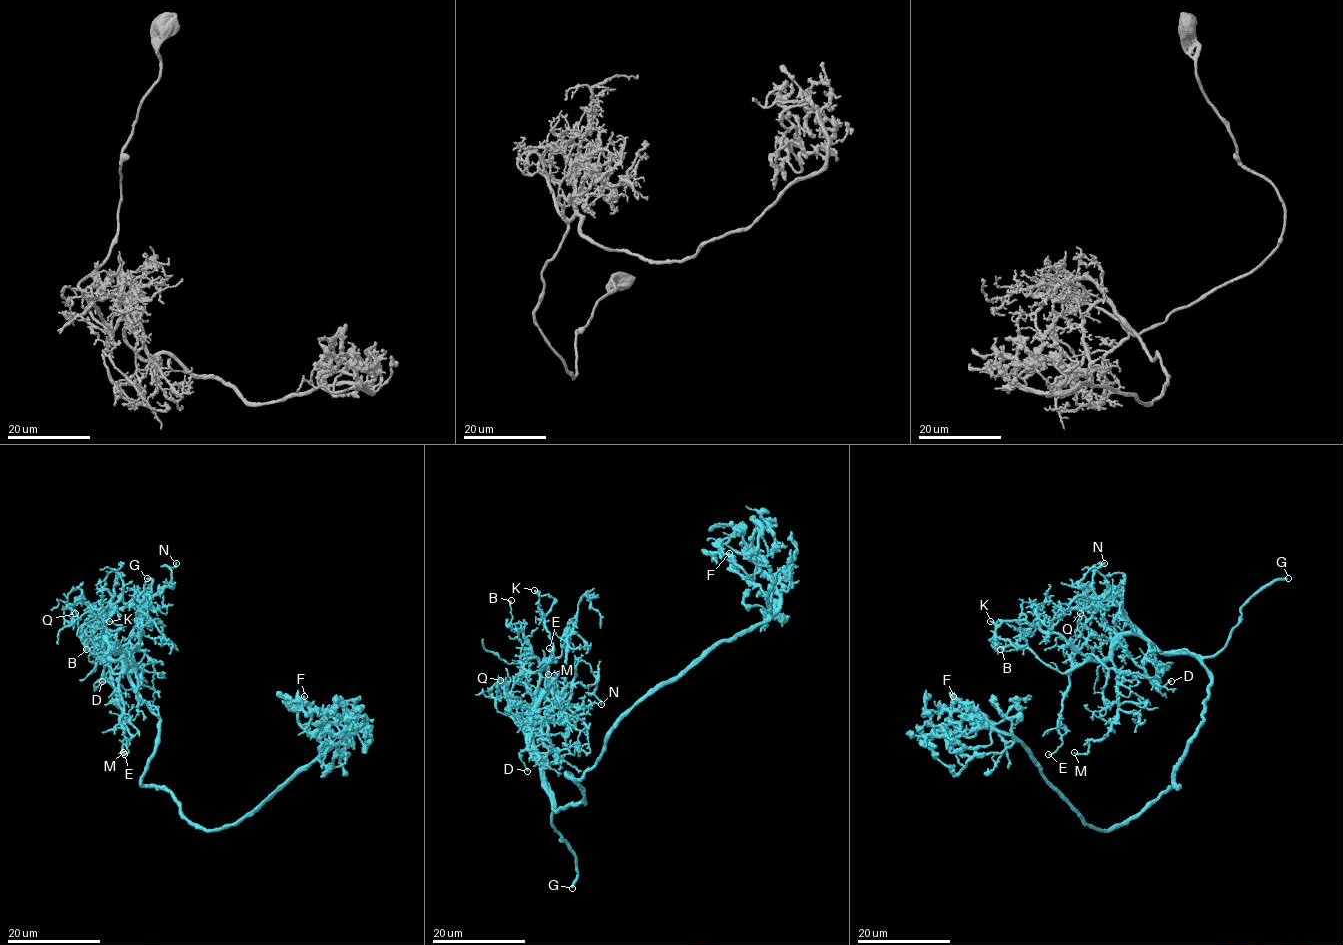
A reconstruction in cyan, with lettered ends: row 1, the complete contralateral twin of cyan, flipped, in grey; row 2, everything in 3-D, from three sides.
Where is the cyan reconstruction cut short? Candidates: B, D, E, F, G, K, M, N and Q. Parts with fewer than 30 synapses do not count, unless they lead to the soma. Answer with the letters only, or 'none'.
G

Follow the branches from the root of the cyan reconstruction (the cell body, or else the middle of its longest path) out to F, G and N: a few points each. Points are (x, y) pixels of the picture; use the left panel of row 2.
F: (154, 786), (164, 787), (180, 811), (206, 829), (226, 828), (252, 815), (354, 731), (314, 710), (304, 696)
G: (154, 786), (143, 785), (142, 774), (159, 718), (131, 681), (127, 655), (150, 593), (147, 578)
N: (154, 786), (142, 774), (159, 718), (106, 621), (137, 593), (170, 587), (176, 563)

